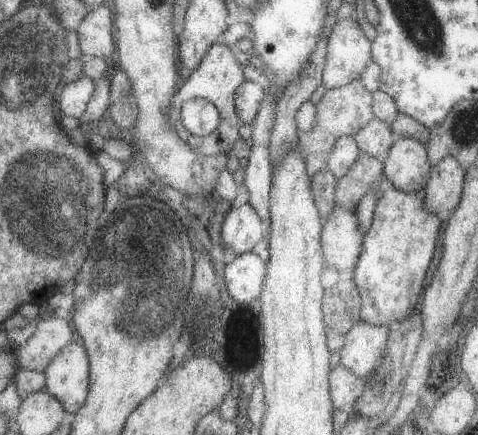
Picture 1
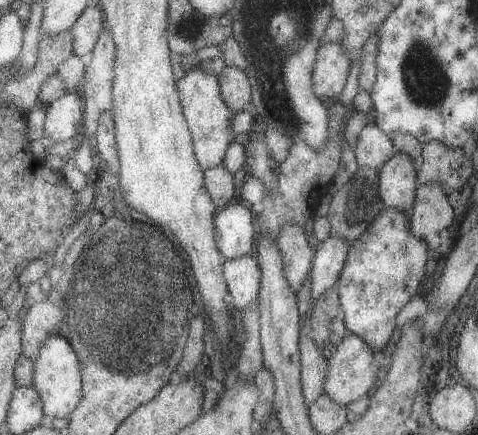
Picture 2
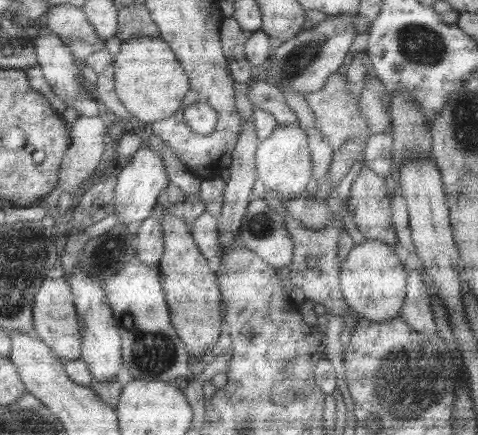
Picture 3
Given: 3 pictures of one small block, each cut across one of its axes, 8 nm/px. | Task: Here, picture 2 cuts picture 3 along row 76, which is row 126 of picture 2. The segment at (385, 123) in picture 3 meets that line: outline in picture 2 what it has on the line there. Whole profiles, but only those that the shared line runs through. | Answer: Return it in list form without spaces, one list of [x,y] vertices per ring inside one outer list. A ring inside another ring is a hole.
[[[373,122],[359,132],[357,142],[351,150],[355,152],[357,168],[369,168],[369,170],[379,170],[395,154],[391,138]]]

